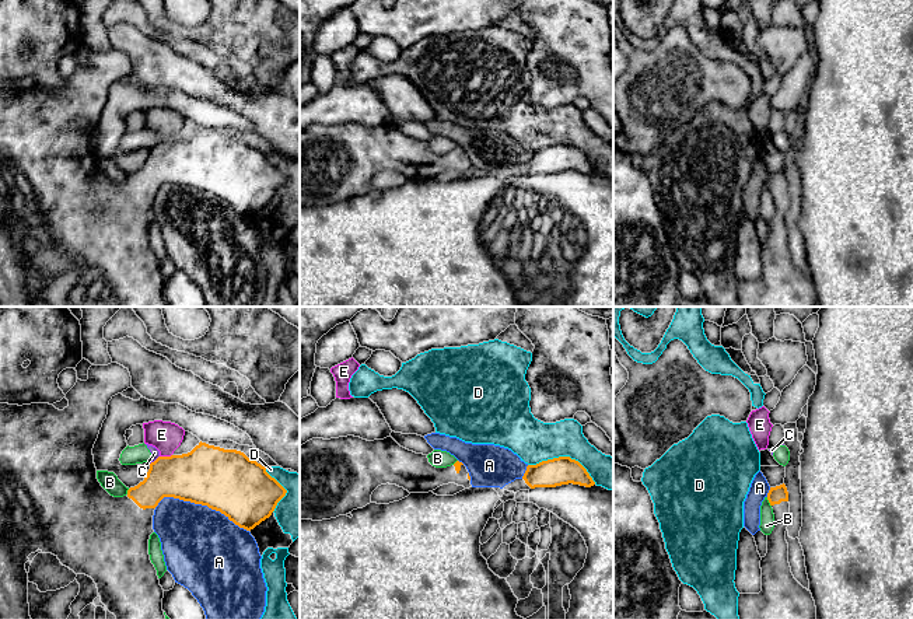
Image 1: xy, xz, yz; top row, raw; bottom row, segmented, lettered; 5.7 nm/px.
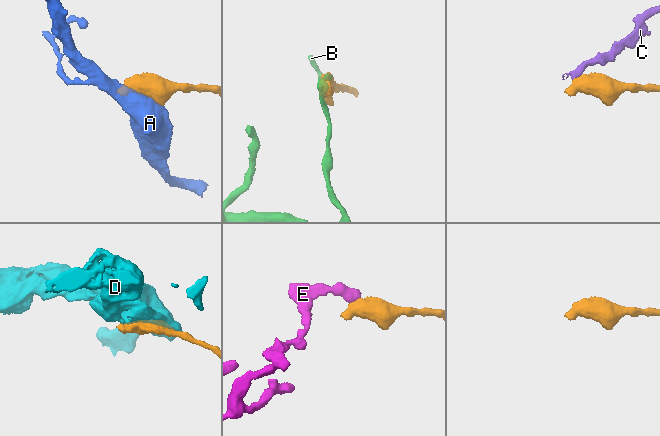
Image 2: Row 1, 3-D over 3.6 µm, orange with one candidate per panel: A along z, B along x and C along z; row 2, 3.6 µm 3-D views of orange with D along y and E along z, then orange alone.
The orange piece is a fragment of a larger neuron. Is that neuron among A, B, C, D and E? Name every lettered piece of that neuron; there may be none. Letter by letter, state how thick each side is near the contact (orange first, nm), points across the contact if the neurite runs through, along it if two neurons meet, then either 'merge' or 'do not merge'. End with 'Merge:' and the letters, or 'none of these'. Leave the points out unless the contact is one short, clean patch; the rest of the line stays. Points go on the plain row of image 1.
A: 360 nm thick on the orange side, 460 nm on the other; do not merge
B: 100 nm thick on the orange side, 80 nm on the other; do not merge
C: 280 nm thick on the orange side, 50 nm on the other; border along xy (158, 142), (150, 150); do not merge
D: 160 nm thick on the orange side, 240 nm on the other; do not merge
E: 320 nm thick on the orange side, 170 nm on the other; border along xy (171, 140), (160, 143); do not merge
Merge: none of these

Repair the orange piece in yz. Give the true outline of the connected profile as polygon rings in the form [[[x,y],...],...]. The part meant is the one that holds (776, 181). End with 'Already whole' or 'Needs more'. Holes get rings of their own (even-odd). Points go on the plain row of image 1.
[[[786,171],[770,174],[767,186],[773,195],[774,214],[767,221],[767,239],[760,246],[762,277],[739,280],[739,307],[816,307],[812,280],[794,265],[788,249],[786,217],[790,189]]]. Needs more

